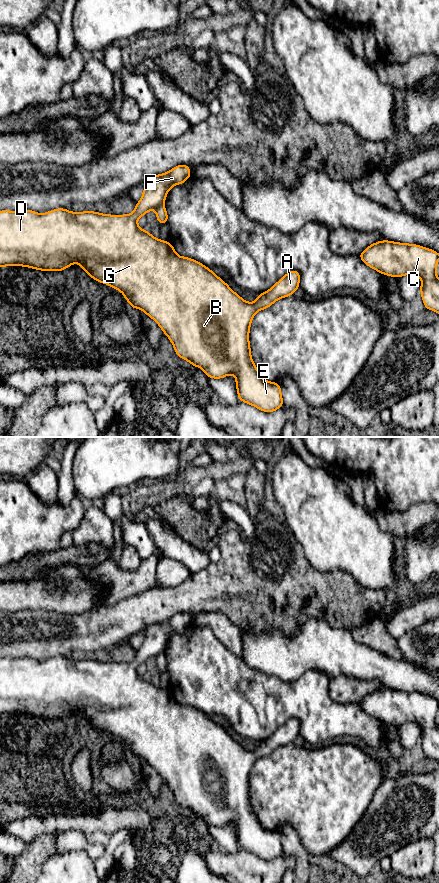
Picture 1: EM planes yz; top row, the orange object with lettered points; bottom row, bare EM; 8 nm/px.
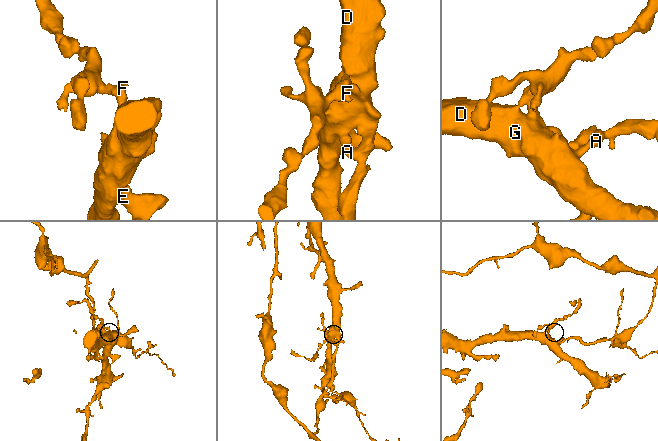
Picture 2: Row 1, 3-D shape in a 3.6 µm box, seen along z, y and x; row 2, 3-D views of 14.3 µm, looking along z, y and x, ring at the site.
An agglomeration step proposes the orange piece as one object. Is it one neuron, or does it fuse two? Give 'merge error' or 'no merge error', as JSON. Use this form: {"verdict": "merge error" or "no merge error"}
{"verdict": "merge error"}

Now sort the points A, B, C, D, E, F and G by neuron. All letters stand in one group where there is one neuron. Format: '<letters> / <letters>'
A B D E F G / C

